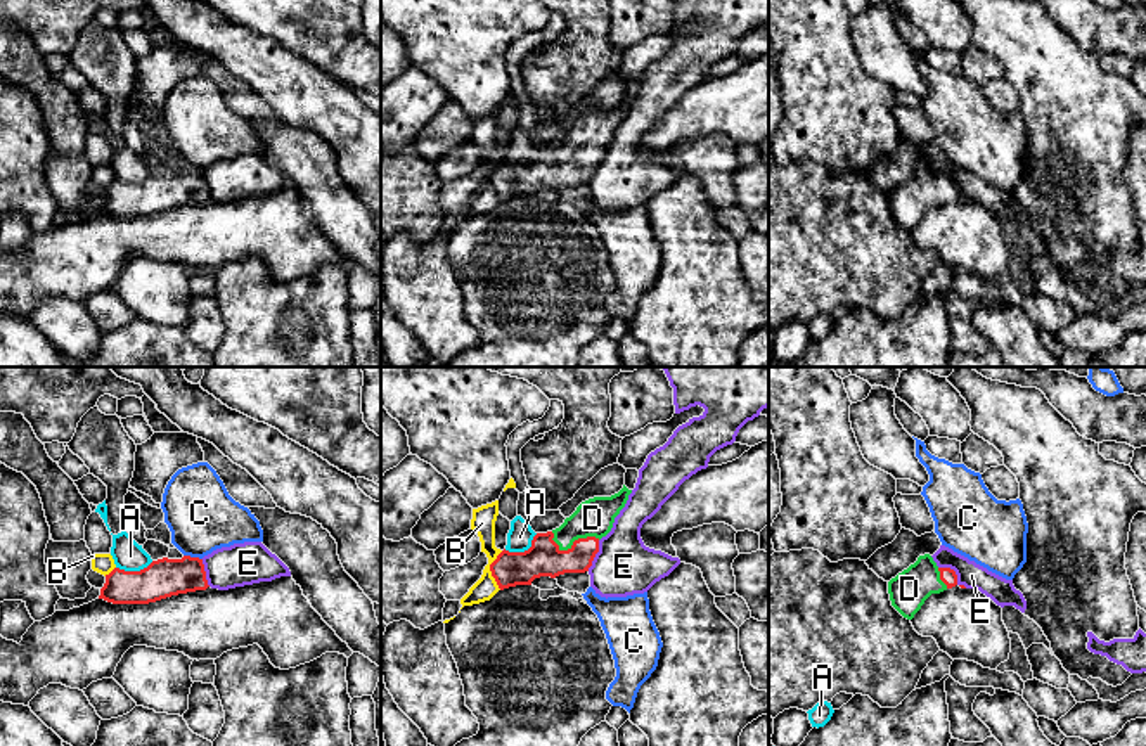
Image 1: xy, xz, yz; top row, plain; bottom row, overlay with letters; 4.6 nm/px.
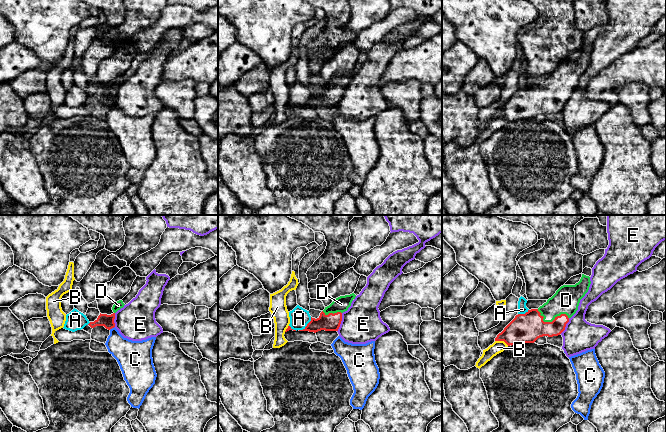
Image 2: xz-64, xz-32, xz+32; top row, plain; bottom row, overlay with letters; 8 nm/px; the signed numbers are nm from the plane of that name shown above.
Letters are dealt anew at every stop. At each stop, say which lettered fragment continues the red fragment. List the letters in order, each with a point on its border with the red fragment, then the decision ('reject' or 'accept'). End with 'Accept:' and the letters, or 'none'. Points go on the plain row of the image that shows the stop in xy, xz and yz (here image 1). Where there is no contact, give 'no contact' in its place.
A: xz (525, 163) | reject
B: xz (490, 182) | reject
C: xy (193, 170) | reject
D: xz (573, 156) | accept
E: yz (954, 186) | reject
Accept: D

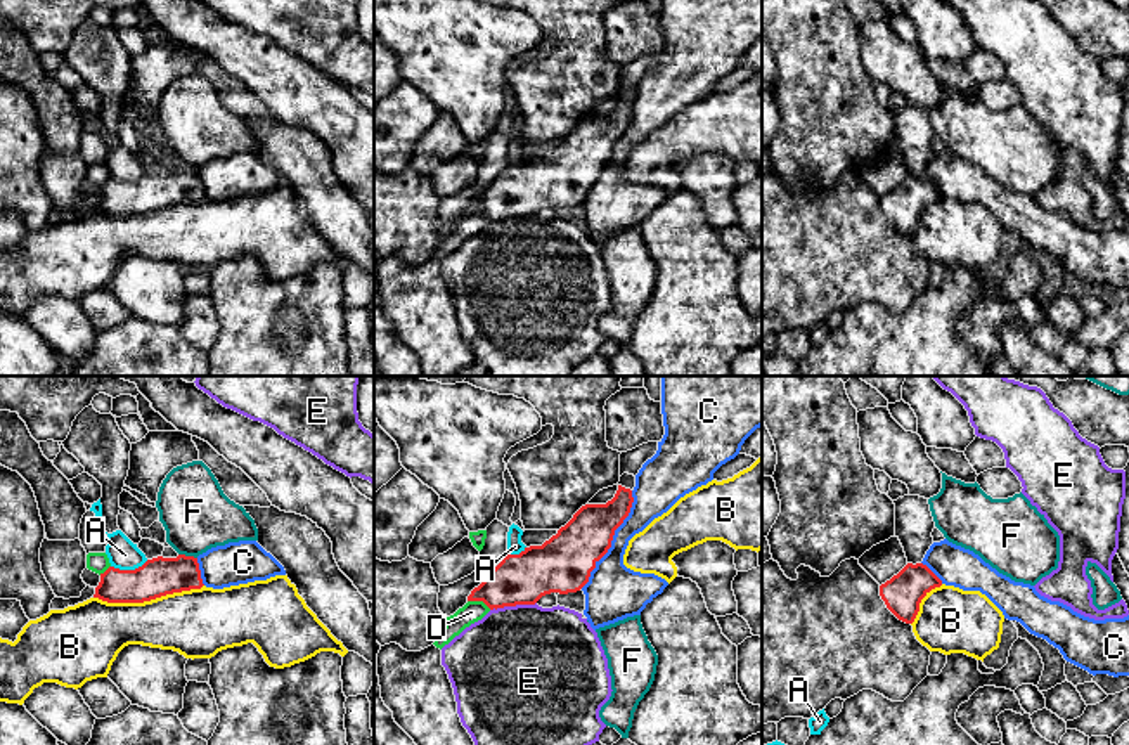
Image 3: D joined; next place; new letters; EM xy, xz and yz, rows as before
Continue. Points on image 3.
A: xy (129, 182) | reject
B: xy (148, 212) | reject
C: xz (612, 151) | reject
D: xz (480, 212) | reject
E: xz (513, 217) | reject
F: xy (187, 168) | reject
Accept: none

